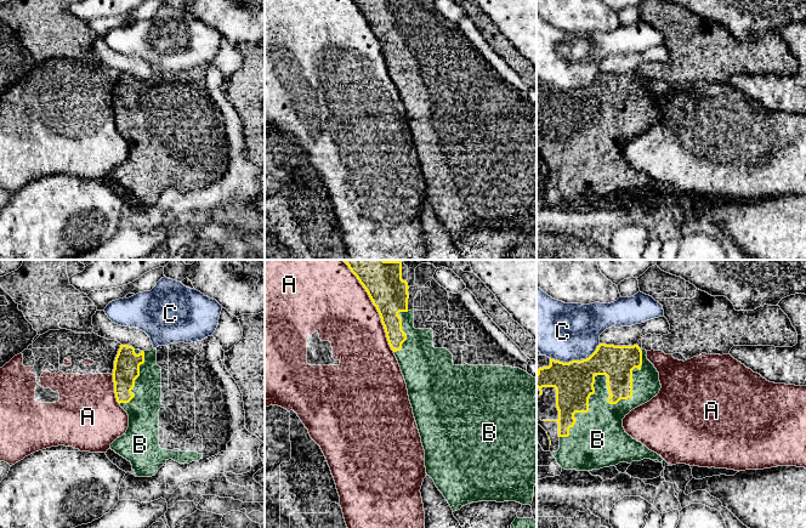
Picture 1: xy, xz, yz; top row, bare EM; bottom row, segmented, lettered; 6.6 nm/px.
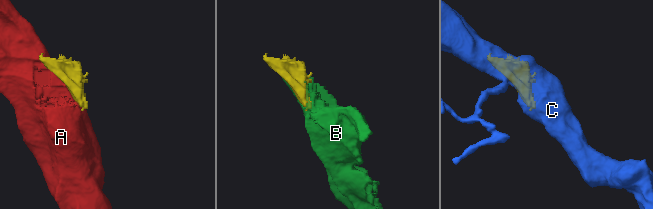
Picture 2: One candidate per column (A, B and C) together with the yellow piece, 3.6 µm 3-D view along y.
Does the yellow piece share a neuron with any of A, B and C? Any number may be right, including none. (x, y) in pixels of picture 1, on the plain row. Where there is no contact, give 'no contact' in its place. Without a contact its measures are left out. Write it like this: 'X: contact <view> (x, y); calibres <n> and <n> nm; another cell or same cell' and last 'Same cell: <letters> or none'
A: contact xz (378, 39); calibres 260 and 420 nm; another cell
B: contact yz (607, 111); calibres 260 and 240 nm; same cell
C: contact yz (565, 91); calibres 260 and 380 nm; another cell
Same cell: B

